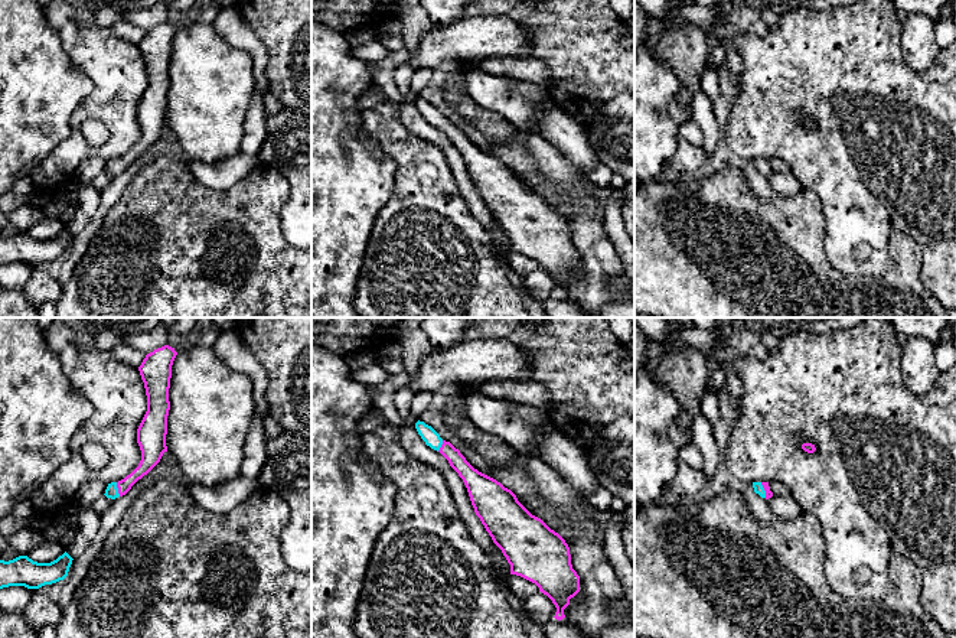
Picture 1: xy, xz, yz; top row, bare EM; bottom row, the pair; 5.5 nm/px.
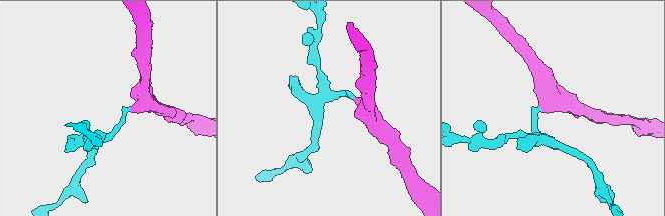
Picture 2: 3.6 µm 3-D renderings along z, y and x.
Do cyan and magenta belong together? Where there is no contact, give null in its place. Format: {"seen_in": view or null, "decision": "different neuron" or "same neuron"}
{"seen_in": "xy", "decision": "same neuron"}

